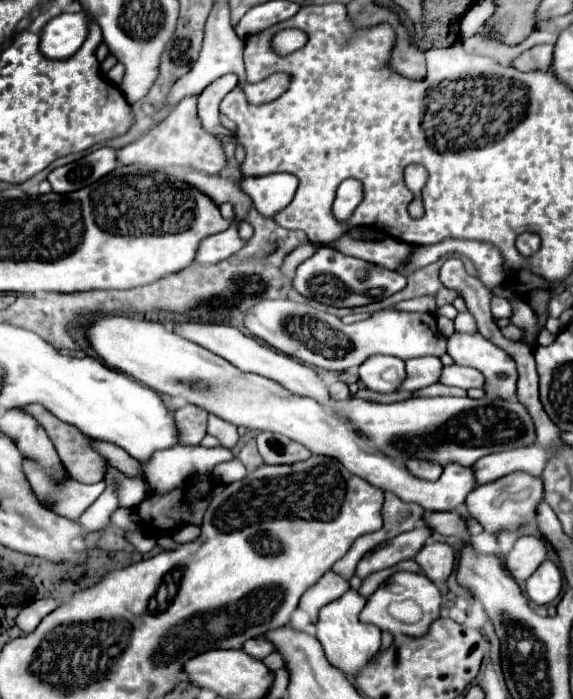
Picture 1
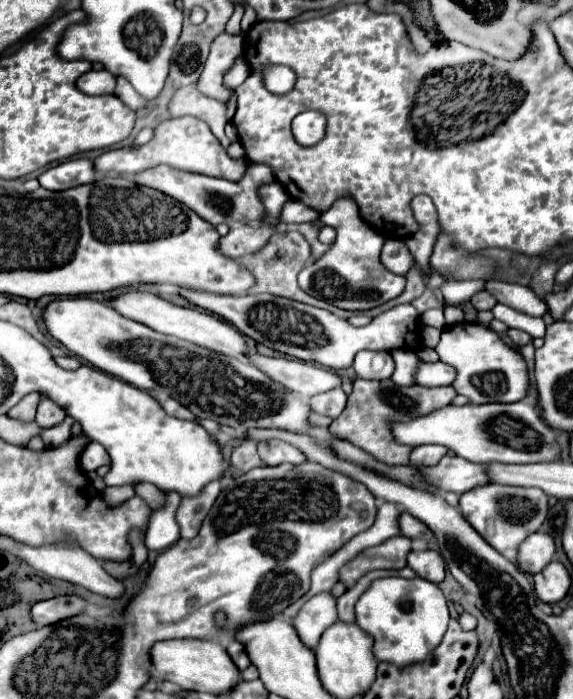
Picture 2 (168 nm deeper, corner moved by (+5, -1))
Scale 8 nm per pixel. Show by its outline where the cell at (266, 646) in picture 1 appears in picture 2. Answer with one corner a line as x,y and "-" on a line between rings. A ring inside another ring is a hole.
230,641
230,645
226,647
226,651
228,651
230,659
236,663
238,671
244,671
244,669
250,665
250,659
248,659
248,655
244,653
244,647
242,647
238,641

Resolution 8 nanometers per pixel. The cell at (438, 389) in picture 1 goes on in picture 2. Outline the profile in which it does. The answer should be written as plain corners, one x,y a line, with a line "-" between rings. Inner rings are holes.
356,379
354,389
348,395
348,405
342,411
338,419
330,423
330,433
336,439
350,441
352,445
360,447
368,455
372,455
376,461
384,465
408,465
410,453
414,447
402,445
392,435
392,425
398,421
410,421
414,417
424,417
428,411
442,409
456,397
456,391
452,387
422,387
422,385
408,385
400,387
392,379

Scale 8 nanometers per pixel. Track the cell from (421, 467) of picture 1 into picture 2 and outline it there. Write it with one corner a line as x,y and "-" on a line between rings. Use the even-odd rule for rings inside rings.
420,445
412,451
410,463
412,465
436,465
446,453
448,453
448,447
444,445

